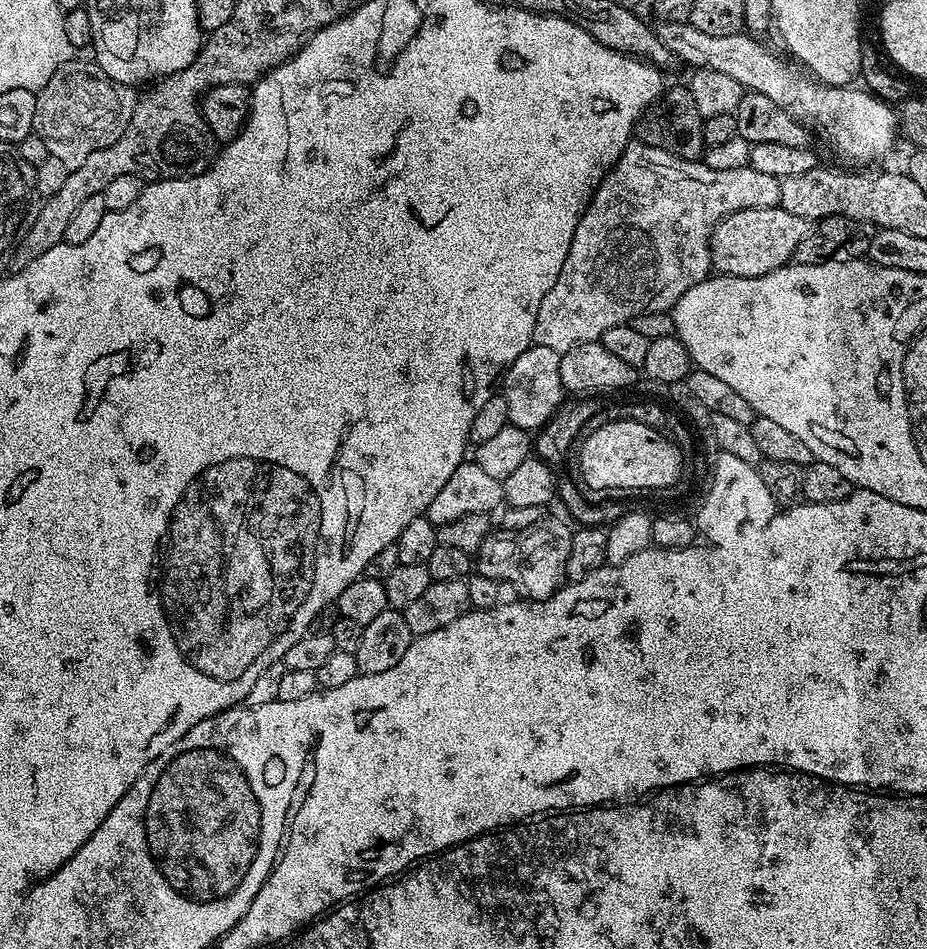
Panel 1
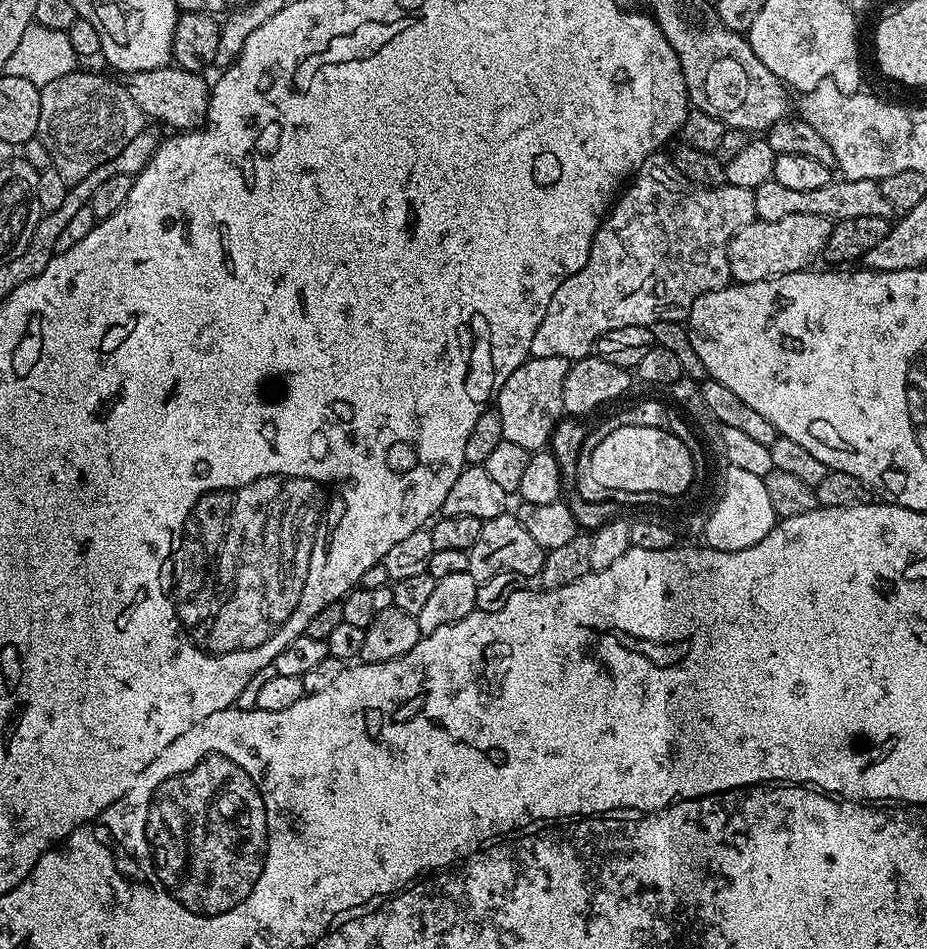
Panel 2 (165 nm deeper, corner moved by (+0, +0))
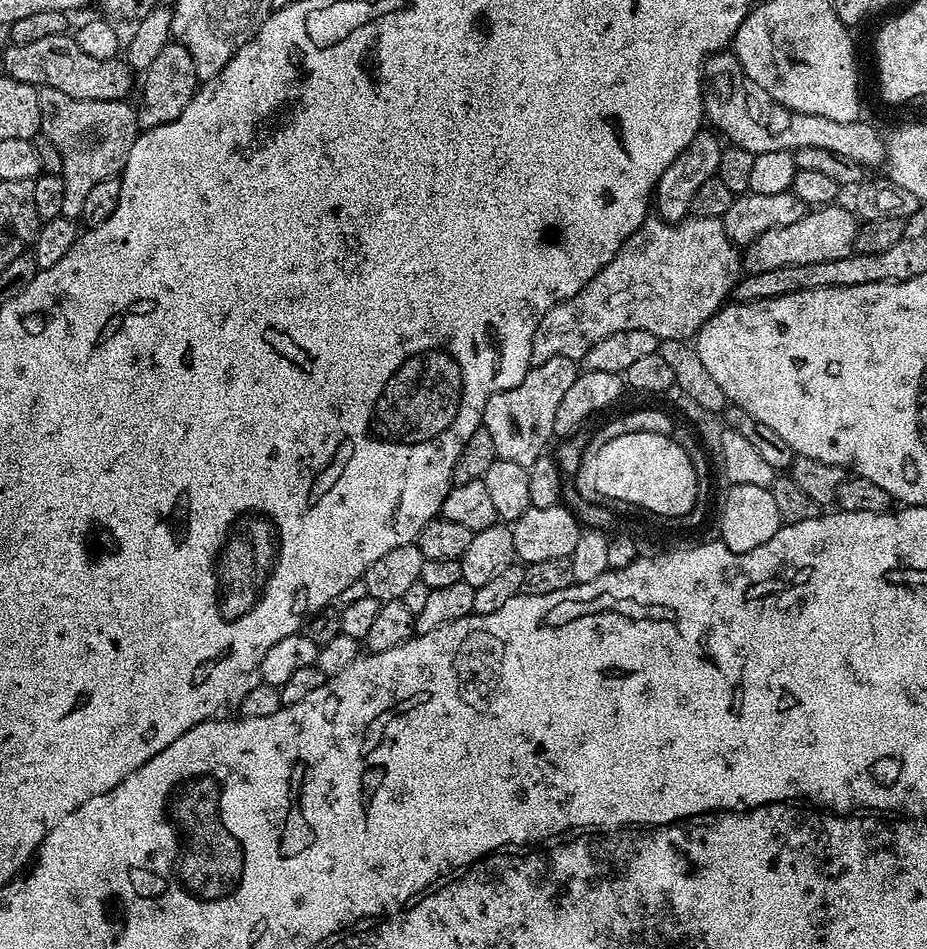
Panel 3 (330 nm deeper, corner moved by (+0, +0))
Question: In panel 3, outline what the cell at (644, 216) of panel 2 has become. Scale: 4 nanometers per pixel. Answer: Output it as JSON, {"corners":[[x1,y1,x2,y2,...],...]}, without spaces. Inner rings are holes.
{"corners":[[689,215,675,222,659,218,644,220,618,254,614,254,574,298,554,305,542,322,538,322,532,339,532,363,541,364,546,358,559,356,583,361,586,350,590,350,594,342,602,342,602,338,610,338,610,334,618,334,618,330,650,330,657,341,691,341,702,325,724,307,741,275,742,256,726,234,723,219]]}

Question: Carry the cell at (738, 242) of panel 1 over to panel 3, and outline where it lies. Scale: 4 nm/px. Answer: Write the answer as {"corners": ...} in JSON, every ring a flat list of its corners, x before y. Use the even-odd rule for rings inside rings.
{"corners":[[834,203,828,205,827,208,814,208,791,226,778,226,774,230,766,230,766,234,762,234,762,238,758,238,753,244,749,244,743,249,743,271,745,273,761,272,762,270,775,270,781,266,798,266,806,262,834,262,838,258,852,255,856,246,858,220,851,207,840,207,839,203]]}

